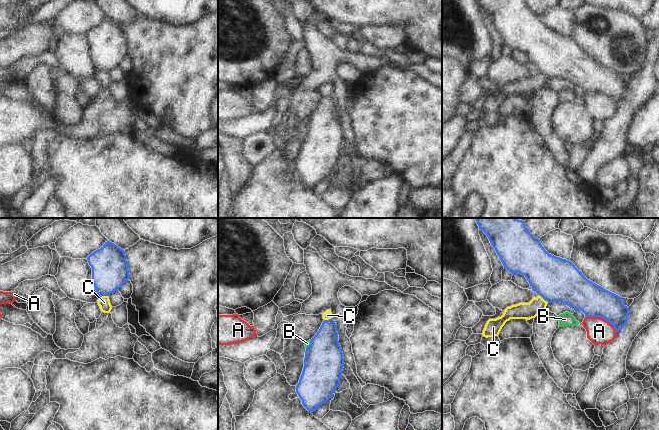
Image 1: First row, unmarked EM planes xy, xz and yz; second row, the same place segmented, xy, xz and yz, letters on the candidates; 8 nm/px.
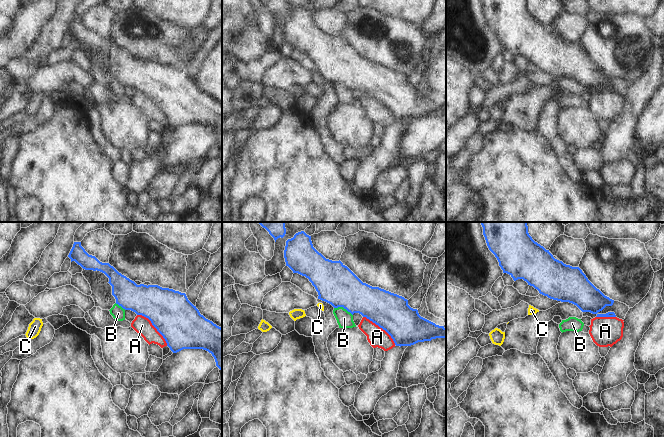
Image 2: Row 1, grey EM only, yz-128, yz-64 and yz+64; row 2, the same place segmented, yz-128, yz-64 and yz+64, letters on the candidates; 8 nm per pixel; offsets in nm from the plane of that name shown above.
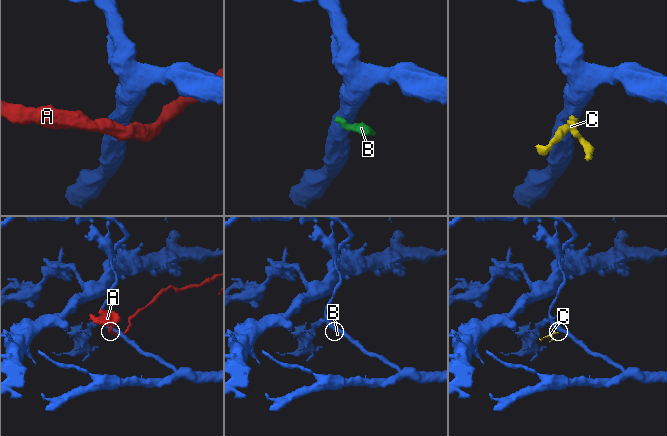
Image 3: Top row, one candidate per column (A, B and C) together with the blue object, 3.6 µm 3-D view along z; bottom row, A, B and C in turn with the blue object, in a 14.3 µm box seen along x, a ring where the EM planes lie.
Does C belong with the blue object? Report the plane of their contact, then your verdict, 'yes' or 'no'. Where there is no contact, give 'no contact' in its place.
meets blue in yz; no

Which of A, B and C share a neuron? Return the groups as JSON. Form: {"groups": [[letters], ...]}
{"groups": [["A"], ["B"], ["C"]]}

